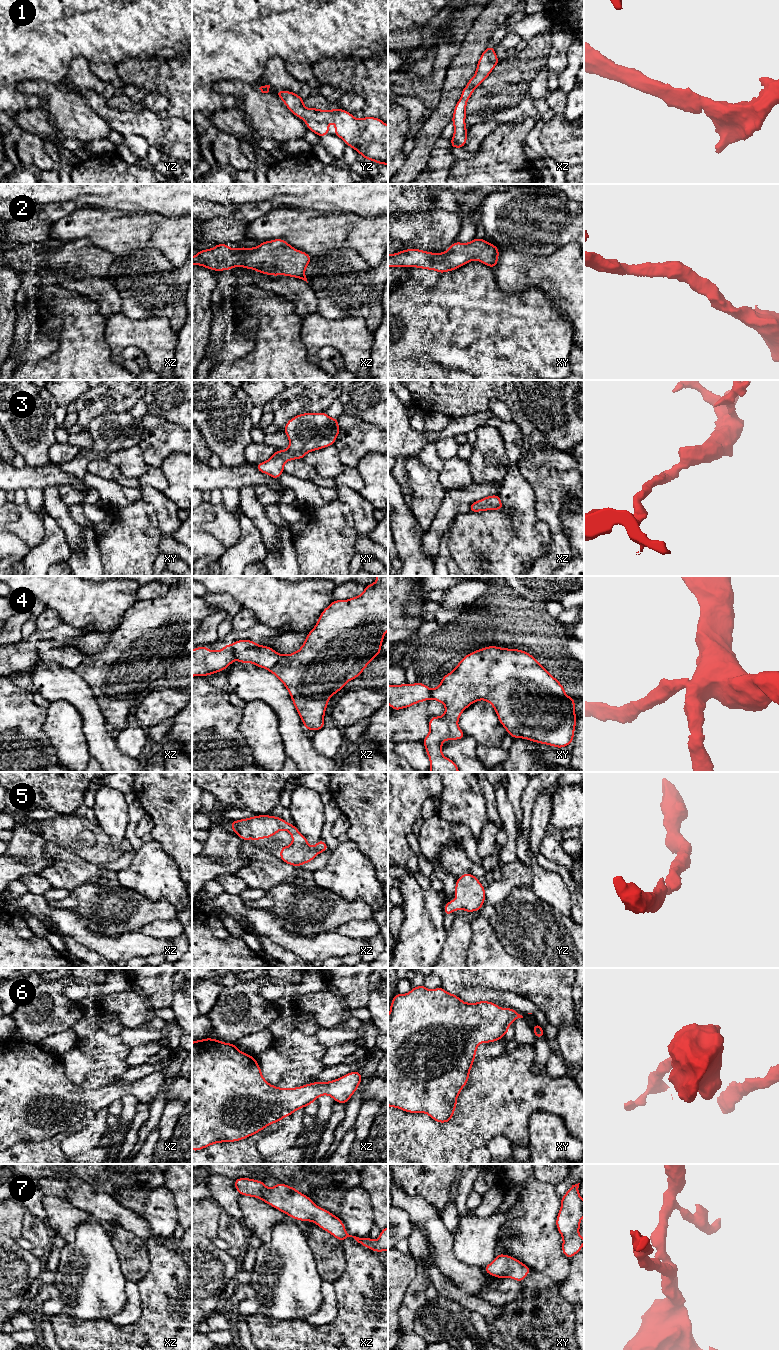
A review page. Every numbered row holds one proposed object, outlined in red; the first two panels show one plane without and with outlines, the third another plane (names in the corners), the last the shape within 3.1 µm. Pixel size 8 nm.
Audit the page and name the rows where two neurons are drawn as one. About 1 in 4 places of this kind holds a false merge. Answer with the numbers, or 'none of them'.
4

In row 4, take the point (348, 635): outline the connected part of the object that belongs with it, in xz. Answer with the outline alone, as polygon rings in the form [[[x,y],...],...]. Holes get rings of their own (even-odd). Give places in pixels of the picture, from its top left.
[[[388,576],[375,577],[377,581],[365,586],[359,596],[331,602],[322,611],[316,625],[296,652],[283,655],[253,640],[237,640],[232,644],[235,660],[265,668],[284,684],[306,730],[317,731],[325,726],[324,715],[331,696],[339,692],[347,682],[360,676],[368,664],[381,653],[384,635],[388,631]]]

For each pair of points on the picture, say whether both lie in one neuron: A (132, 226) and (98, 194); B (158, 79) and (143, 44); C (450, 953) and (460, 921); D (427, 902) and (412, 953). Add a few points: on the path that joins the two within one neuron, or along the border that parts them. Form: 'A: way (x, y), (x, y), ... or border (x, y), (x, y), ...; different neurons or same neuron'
A: border (91, 206), (137, 211); different neurons
B: border (158, 54), (131, 57), (125, 61); different neurons
C: way (456, 945), (460, 929); same neuron
D: way (424, 915), (421, 940); same neuron

